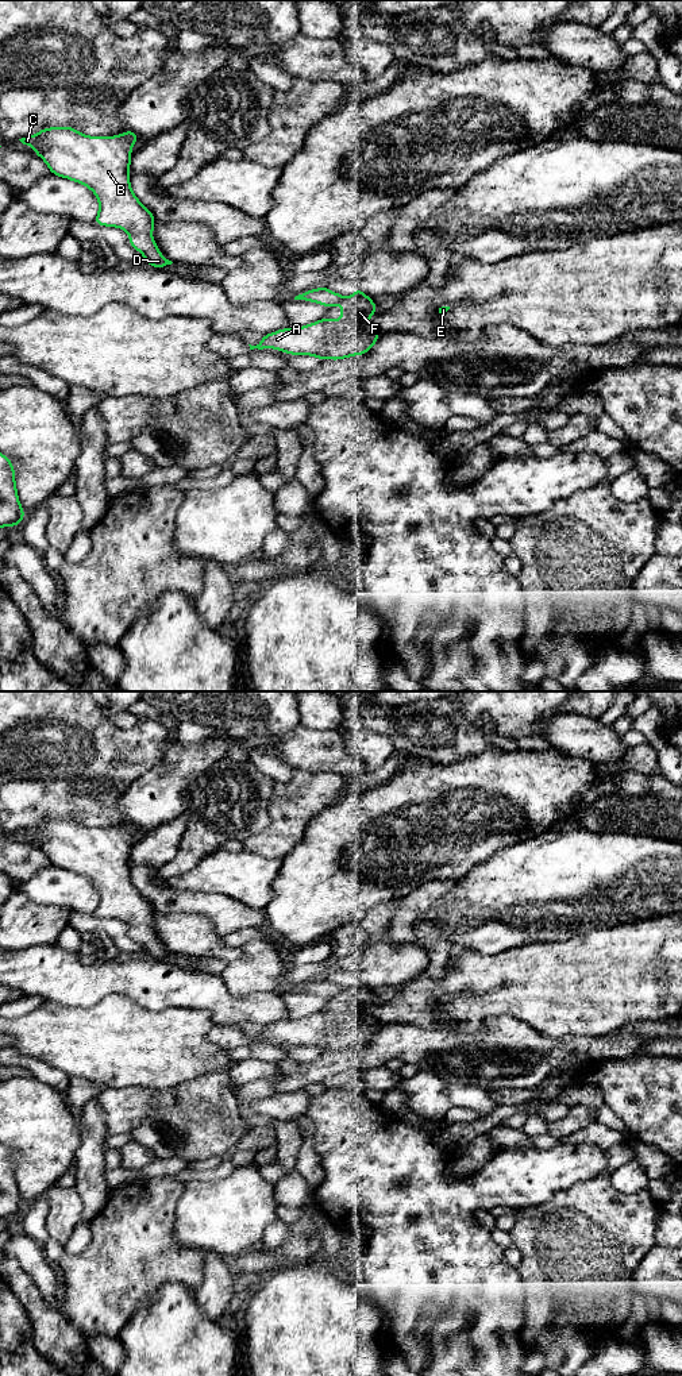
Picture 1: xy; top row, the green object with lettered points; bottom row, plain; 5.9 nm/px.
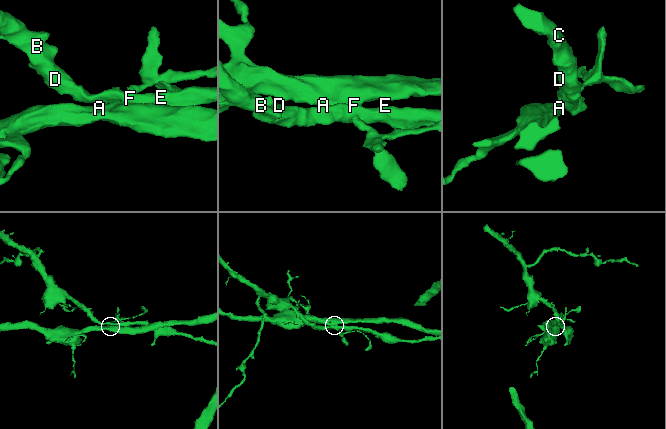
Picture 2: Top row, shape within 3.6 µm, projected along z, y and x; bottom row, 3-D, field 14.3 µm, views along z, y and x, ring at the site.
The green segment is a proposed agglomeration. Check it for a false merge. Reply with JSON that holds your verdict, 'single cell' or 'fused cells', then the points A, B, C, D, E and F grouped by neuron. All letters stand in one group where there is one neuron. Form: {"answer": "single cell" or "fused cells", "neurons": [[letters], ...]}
{"answer": "fused cells", "neurons": [["A"], ["B", "C", "D", "E", "F"]]}

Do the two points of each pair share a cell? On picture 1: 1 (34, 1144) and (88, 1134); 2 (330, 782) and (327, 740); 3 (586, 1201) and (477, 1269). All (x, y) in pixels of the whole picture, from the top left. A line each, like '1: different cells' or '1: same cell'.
1: different cells
2: different cells
3: different cells

